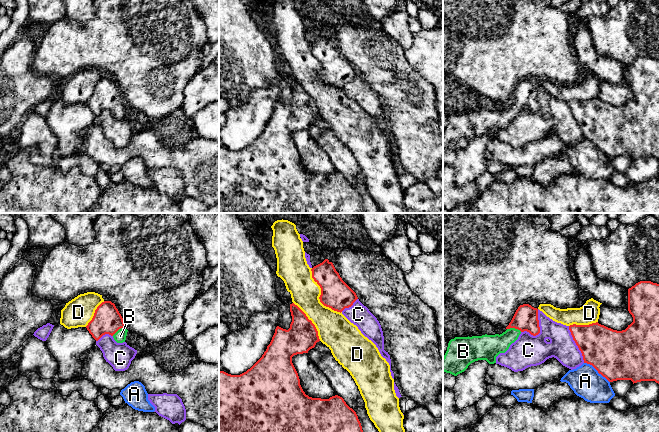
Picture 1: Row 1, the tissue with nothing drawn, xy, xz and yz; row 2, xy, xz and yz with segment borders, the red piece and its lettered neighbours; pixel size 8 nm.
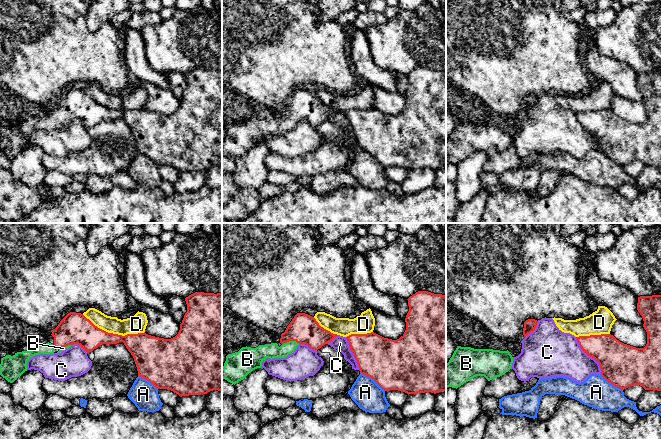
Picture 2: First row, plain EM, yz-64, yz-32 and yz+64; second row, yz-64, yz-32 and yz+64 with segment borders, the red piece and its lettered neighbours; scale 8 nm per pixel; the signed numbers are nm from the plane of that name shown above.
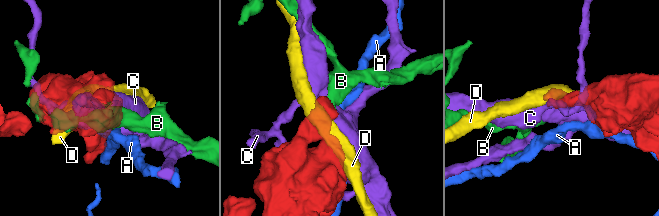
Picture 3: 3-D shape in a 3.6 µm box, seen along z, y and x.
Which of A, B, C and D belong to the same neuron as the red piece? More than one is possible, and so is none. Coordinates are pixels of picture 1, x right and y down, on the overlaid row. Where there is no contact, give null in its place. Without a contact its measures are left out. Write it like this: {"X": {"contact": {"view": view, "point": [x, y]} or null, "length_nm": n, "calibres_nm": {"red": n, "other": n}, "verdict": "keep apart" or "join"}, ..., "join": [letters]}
{"A": {"contact": {"view": "yz", "point": [597, 370]}, "length_nm": 260, "calibres_nm": {"red": 400, "other": 240}, "verdict": "keep apart"}, "B": {"contact": {"view": "yz", "point": [514, 327]}, "length_nm": 120, "calibres_nm": {"red": 190, "other": 190}, "verdict": "join"}, "C": {"contact": {"view": "yz", "point": [539, 330]}, "length_nm": 240, "calibres_nm": {"red": 190, "other": 260}, "verdict": "keep apart"}, "D": {"contact": {"view": "xz", "point": [320, 295]}, "length_nm": 440, "calibres_nm": {"red": 240, "other": 240}, "verdict": "keep apart"}, "join": ["B"]}

